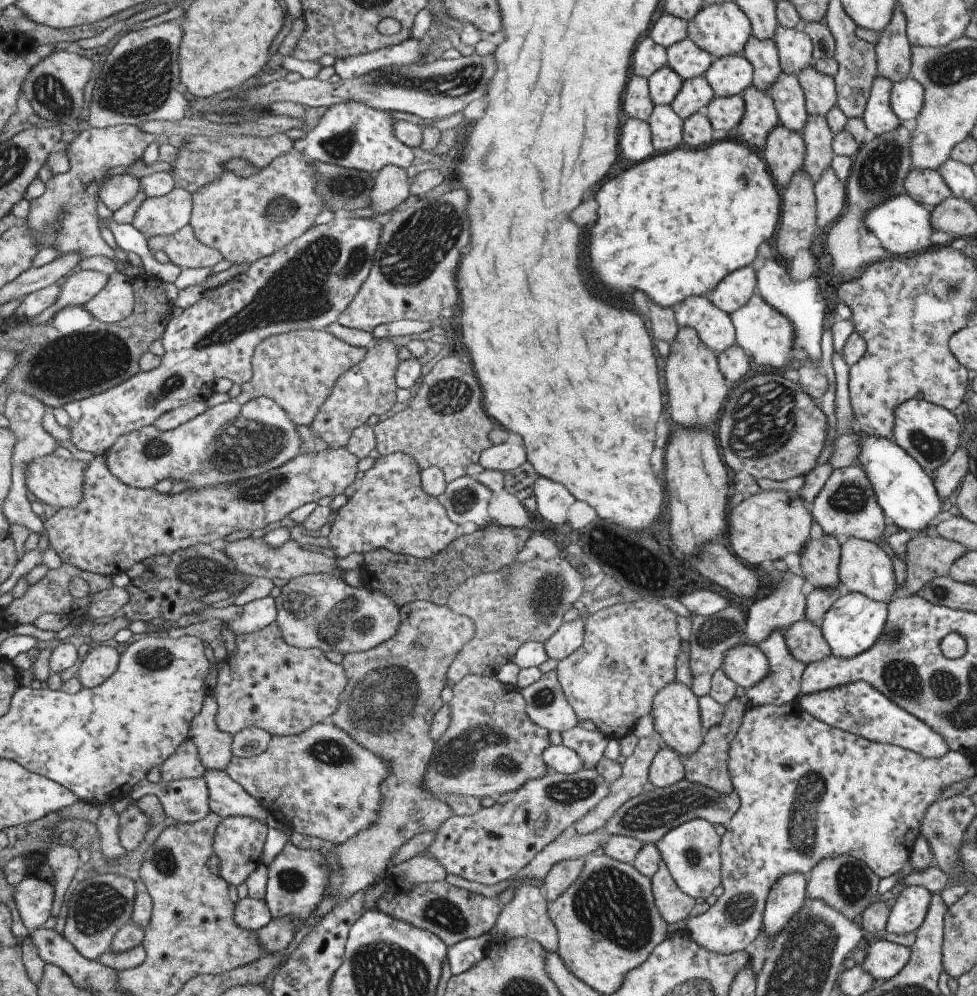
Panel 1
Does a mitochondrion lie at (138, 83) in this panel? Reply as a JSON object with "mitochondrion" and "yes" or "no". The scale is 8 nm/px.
{"mitochondrion":"yes"}

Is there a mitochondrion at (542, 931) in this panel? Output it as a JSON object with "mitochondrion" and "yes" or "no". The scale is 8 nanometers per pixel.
{"mitochondrion":"no"}

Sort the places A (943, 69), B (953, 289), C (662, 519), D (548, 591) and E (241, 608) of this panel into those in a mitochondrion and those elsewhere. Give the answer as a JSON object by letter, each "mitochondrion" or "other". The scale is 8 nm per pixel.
{"A":"mitochondrion","B":"mitochondrion","C":"other","D":"mitochondrion","E":"other"}

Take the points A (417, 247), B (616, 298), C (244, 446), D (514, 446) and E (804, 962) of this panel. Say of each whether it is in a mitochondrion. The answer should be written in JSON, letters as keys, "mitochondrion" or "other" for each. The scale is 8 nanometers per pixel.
{"A":"mitochondrion","B":"other","C":"mitochondrion","D":"other","E":"mitochondrion"}

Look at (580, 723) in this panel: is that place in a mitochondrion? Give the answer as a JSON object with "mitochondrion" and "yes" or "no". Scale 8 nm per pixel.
{"mitochondrion":"no"}

